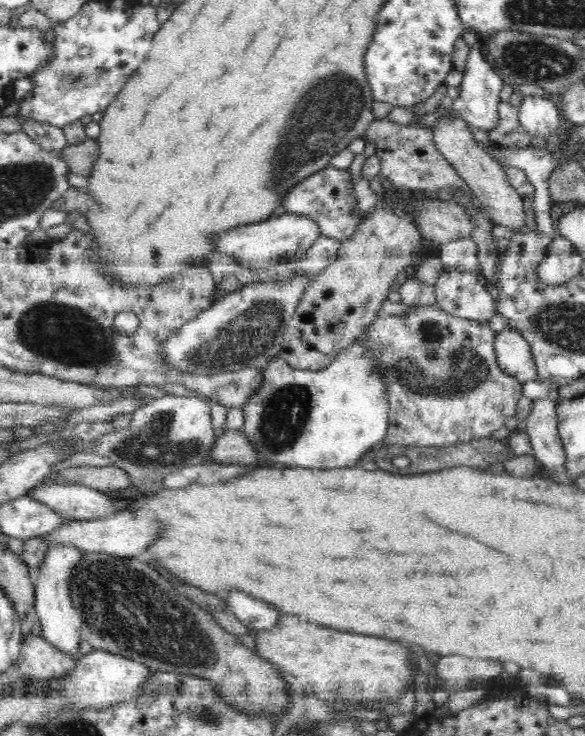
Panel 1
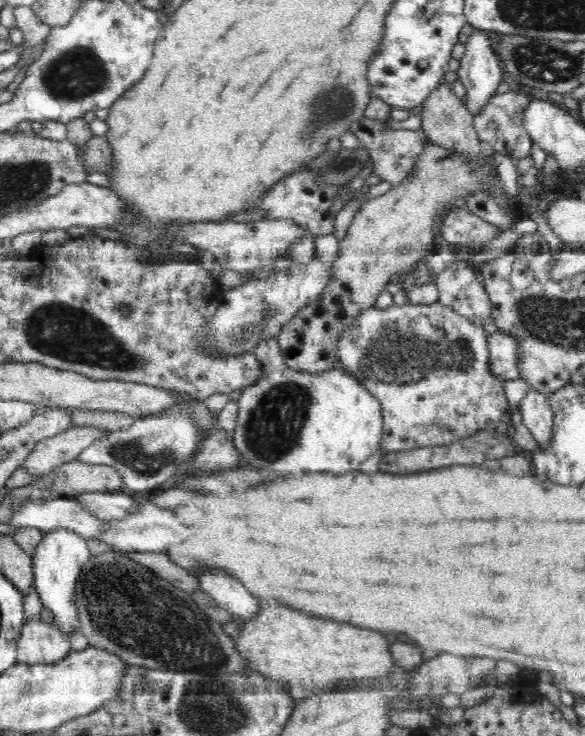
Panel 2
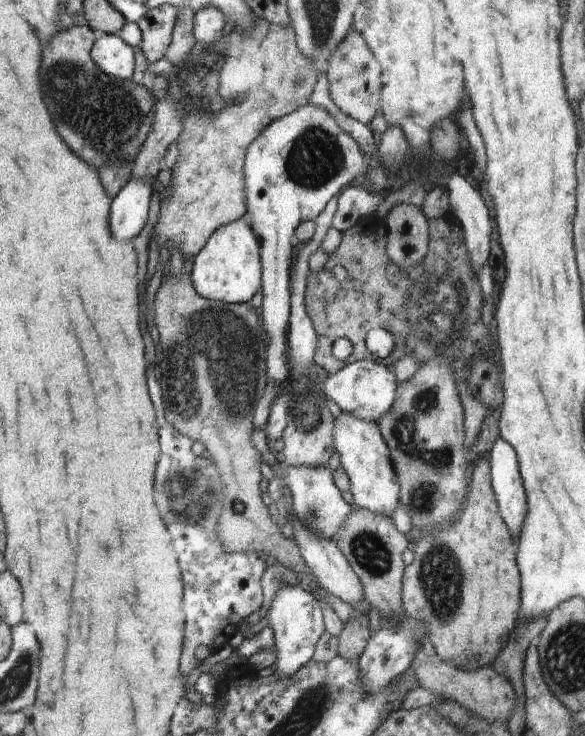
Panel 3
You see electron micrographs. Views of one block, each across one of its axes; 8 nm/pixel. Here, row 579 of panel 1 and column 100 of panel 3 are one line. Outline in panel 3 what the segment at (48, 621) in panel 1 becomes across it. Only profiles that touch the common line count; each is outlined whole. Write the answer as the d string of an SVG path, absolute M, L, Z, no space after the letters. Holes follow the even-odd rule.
M101 33L92 46L91 57L98 69L116 80L130 80L134 74L134 53L118 34Z

